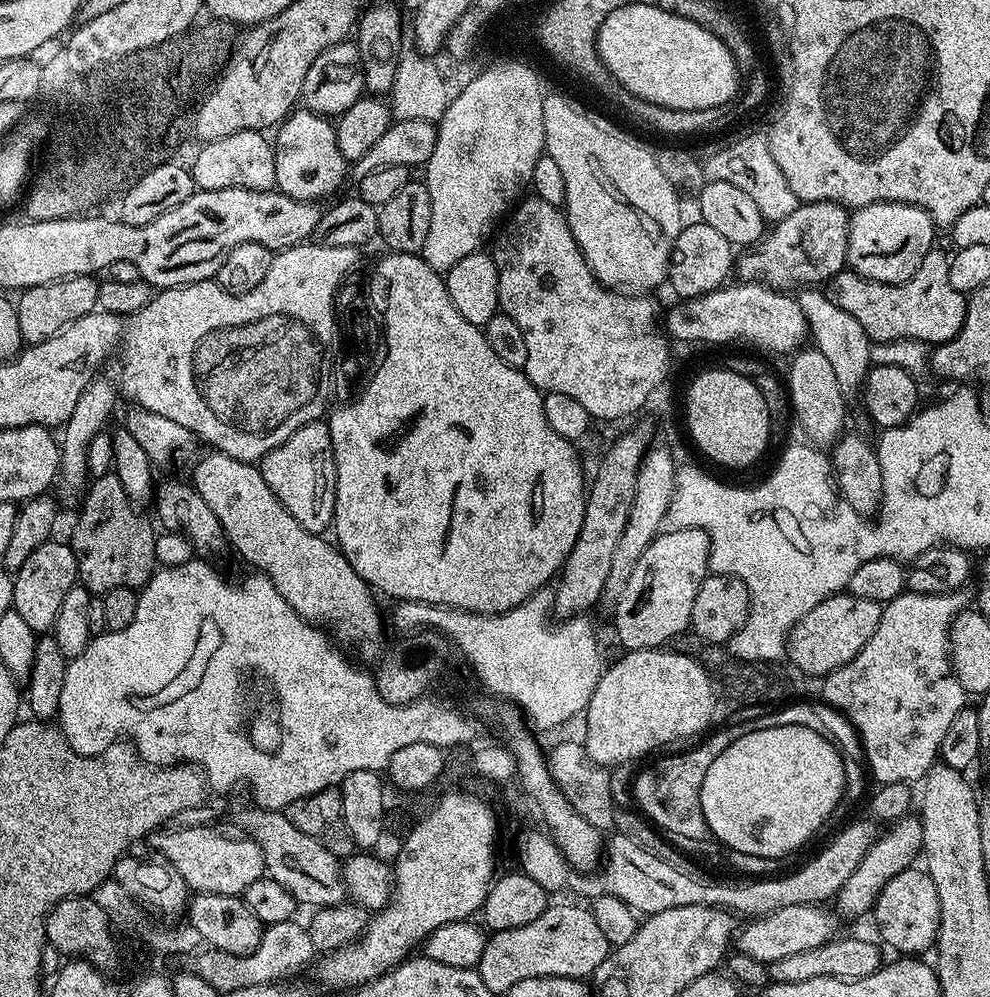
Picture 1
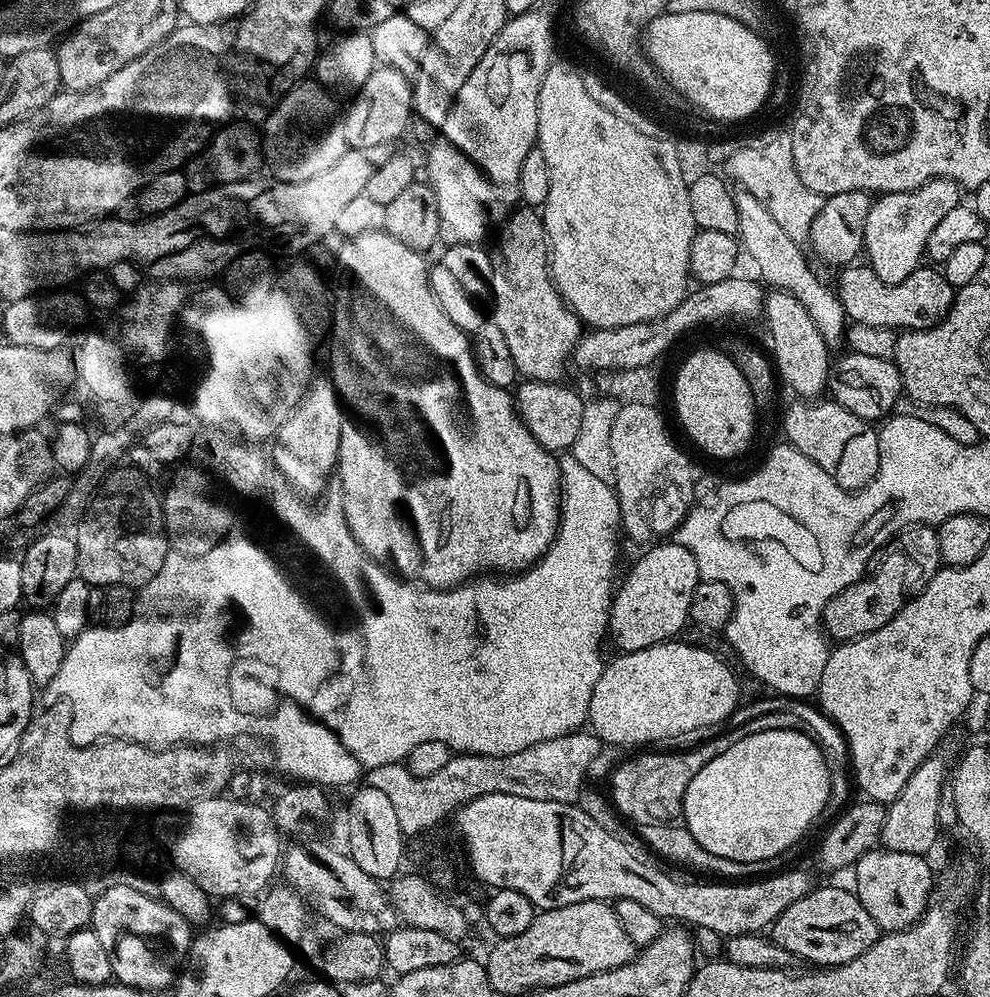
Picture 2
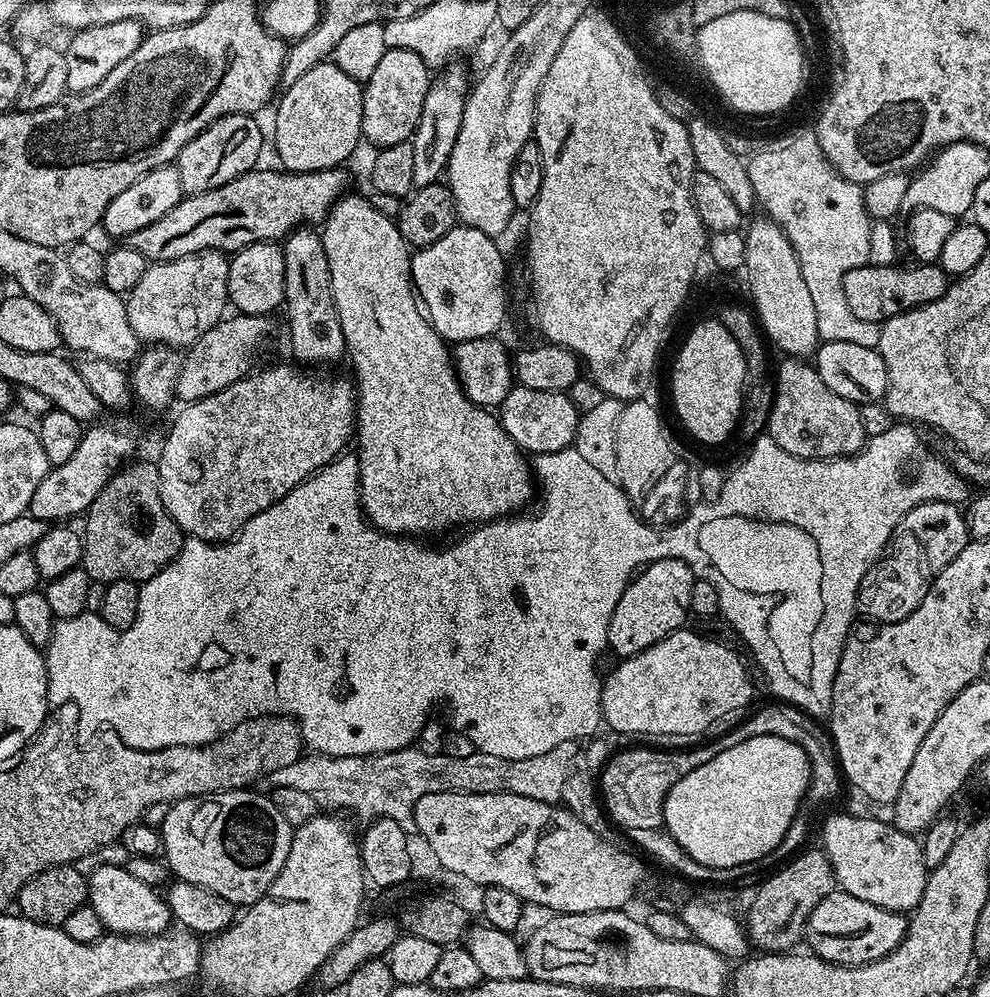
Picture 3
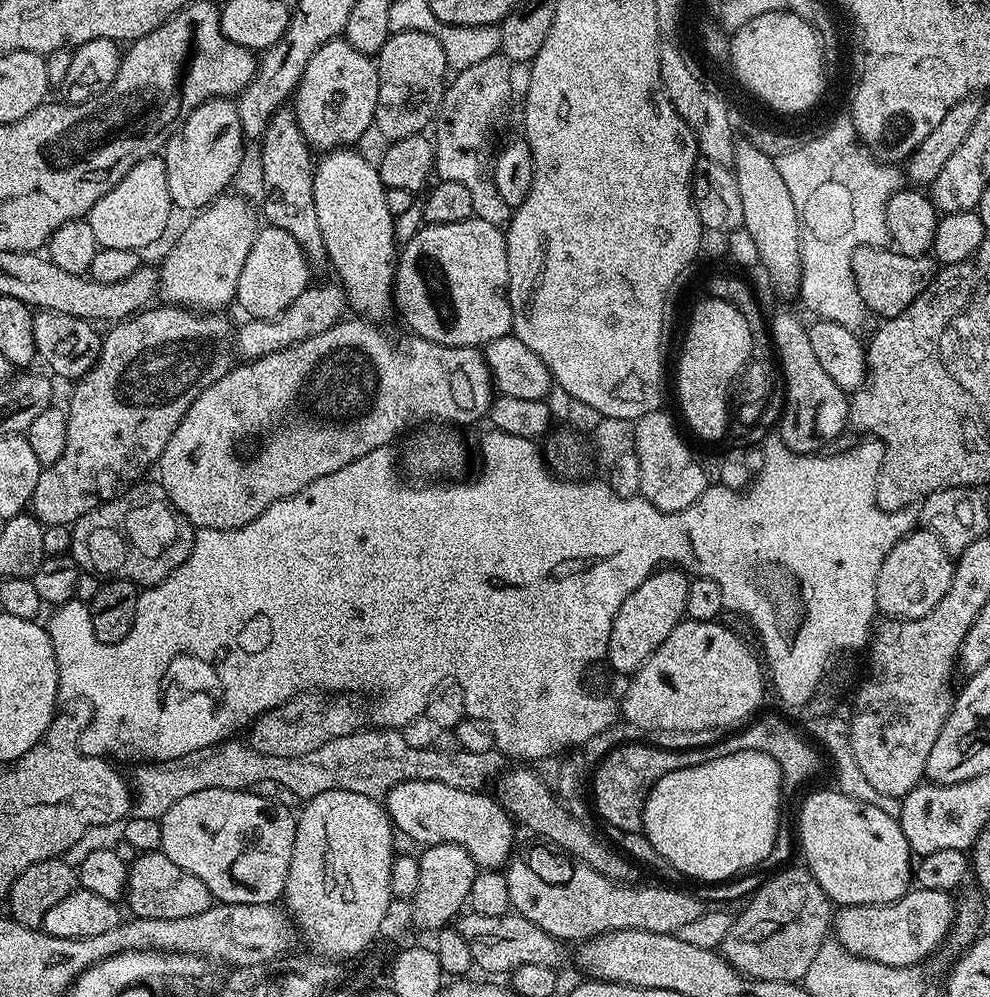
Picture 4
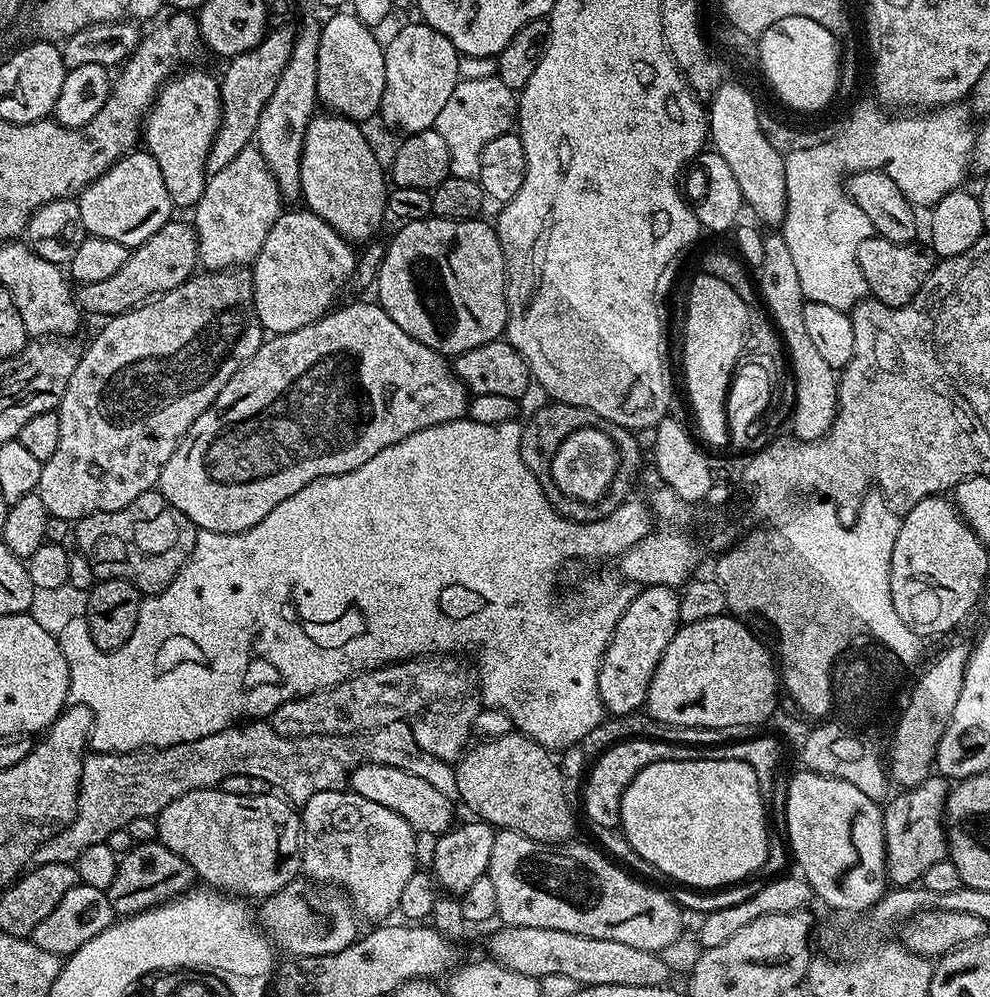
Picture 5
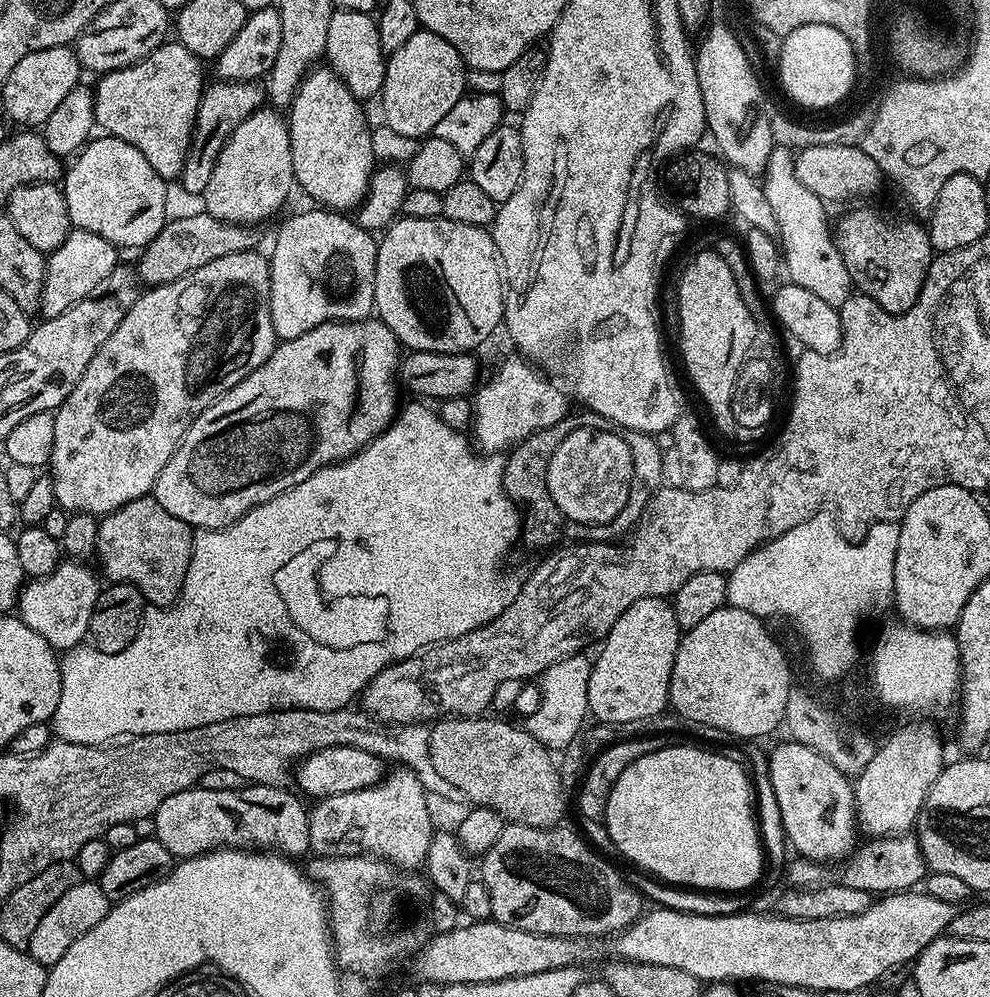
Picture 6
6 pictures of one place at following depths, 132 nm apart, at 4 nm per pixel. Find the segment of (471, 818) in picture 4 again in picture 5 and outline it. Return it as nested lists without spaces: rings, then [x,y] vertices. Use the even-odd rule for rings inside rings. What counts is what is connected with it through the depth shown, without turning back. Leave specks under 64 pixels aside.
[[[359,764],[352,771],[350,788],[351,791],[362,794],[362,798],[366,798],[370,802],[378,802],[378,806],[386,806],[402,818],[406,818],[406,822],[410,822],[410,826],[418,834],[429,832],[429,837],[435,838],[453,827],[453,801],[449,797],[438,794],[438,790],[434,790],[434,786],[430,786],[430,782],[418,778],[418,774],[410,774],[406,770],[398,770],[394,766]]]

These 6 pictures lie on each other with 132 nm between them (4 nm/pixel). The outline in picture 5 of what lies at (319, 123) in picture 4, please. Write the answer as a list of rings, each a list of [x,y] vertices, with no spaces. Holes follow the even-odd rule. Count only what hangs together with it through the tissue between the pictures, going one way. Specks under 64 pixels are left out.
[[[340,10],[320,26],[318,42],[318,94],[317,101],[329,113],[346,116],[349,120],[365,122],[380,110],[386,86],[384,44],[369,25],[363,24],[351,11]]]

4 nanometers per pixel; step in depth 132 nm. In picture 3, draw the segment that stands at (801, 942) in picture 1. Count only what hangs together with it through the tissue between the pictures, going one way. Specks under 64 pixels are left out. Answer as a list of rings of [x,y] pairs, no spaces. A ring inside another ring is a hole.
[[[839,890],[831,892],[814,910],[808,919],[806,944],[815,955],[821,956],[832,964],[869,964],[886,954],[890,954],[902,942],[908,929],[909,917],[903,912],[882,910],[854,898]]]

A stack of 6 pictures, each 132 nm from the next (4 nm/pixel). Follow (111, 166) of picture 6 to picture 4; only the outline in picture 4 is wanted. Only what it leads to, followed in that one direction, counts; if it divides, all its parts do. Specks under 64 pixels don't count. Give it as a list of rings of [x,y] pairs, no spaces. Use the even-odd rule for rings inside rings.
[[[157,154],[138,162],[94,206],[86,217],[90,230],[94,230],[97,245],[110,250],[145,250],[168,228],[168,219],[174,215],[170,186],[166,186],[166,166],[163,155]]]

